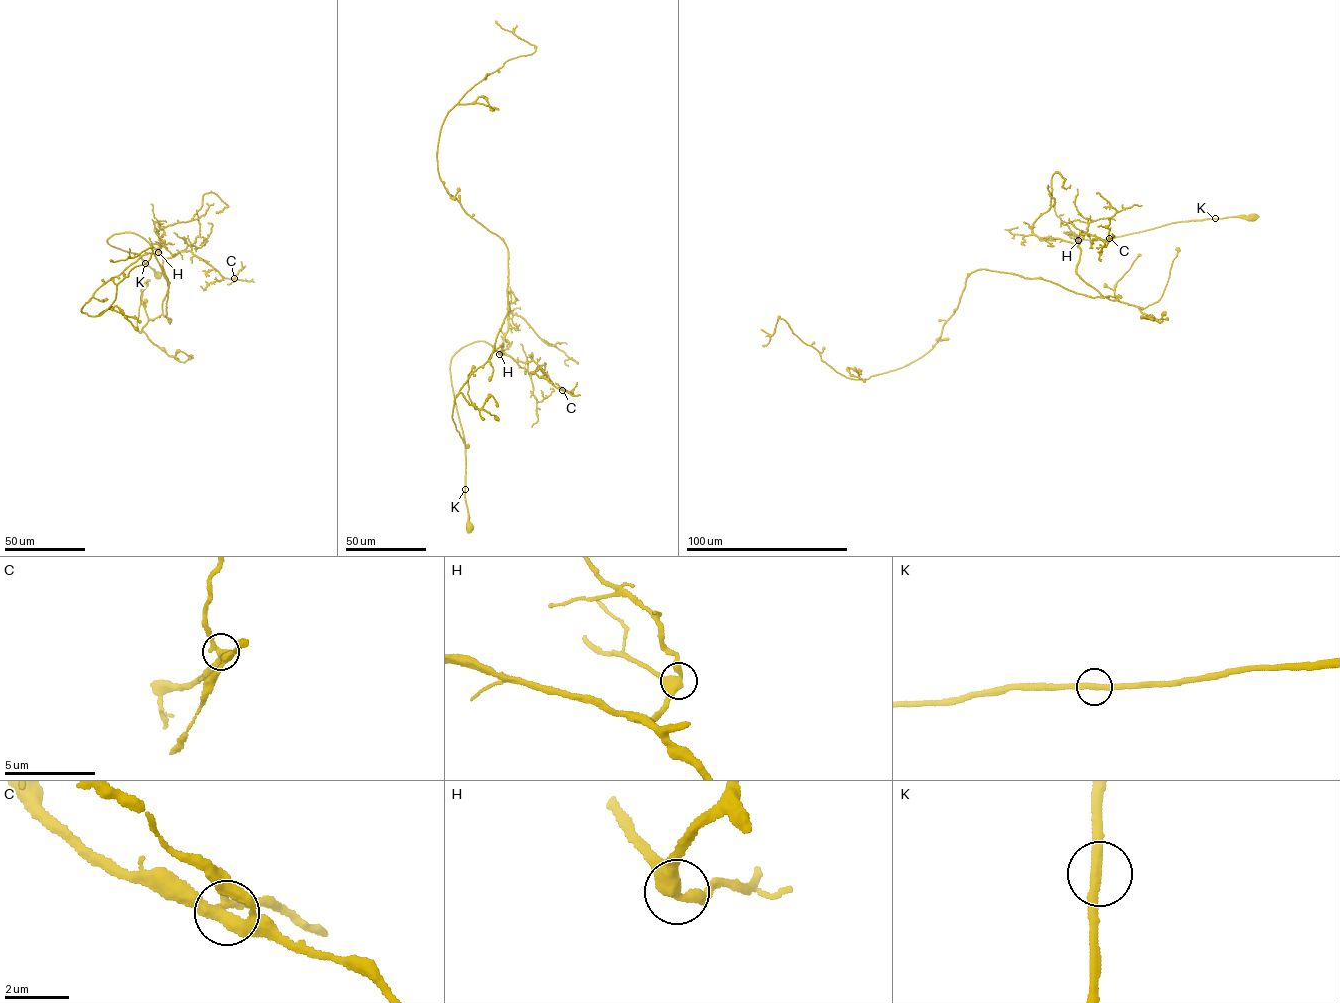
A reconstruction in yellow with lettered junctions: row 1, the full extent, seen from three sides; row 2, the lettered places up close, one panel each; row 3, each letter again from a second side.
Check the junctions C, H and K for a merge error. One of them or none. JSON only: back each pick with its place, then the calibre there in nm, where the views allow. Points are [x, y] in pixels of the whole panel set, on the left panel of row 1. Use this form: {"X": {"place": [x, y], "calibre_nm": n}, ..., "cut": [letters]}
{"cut": []}

